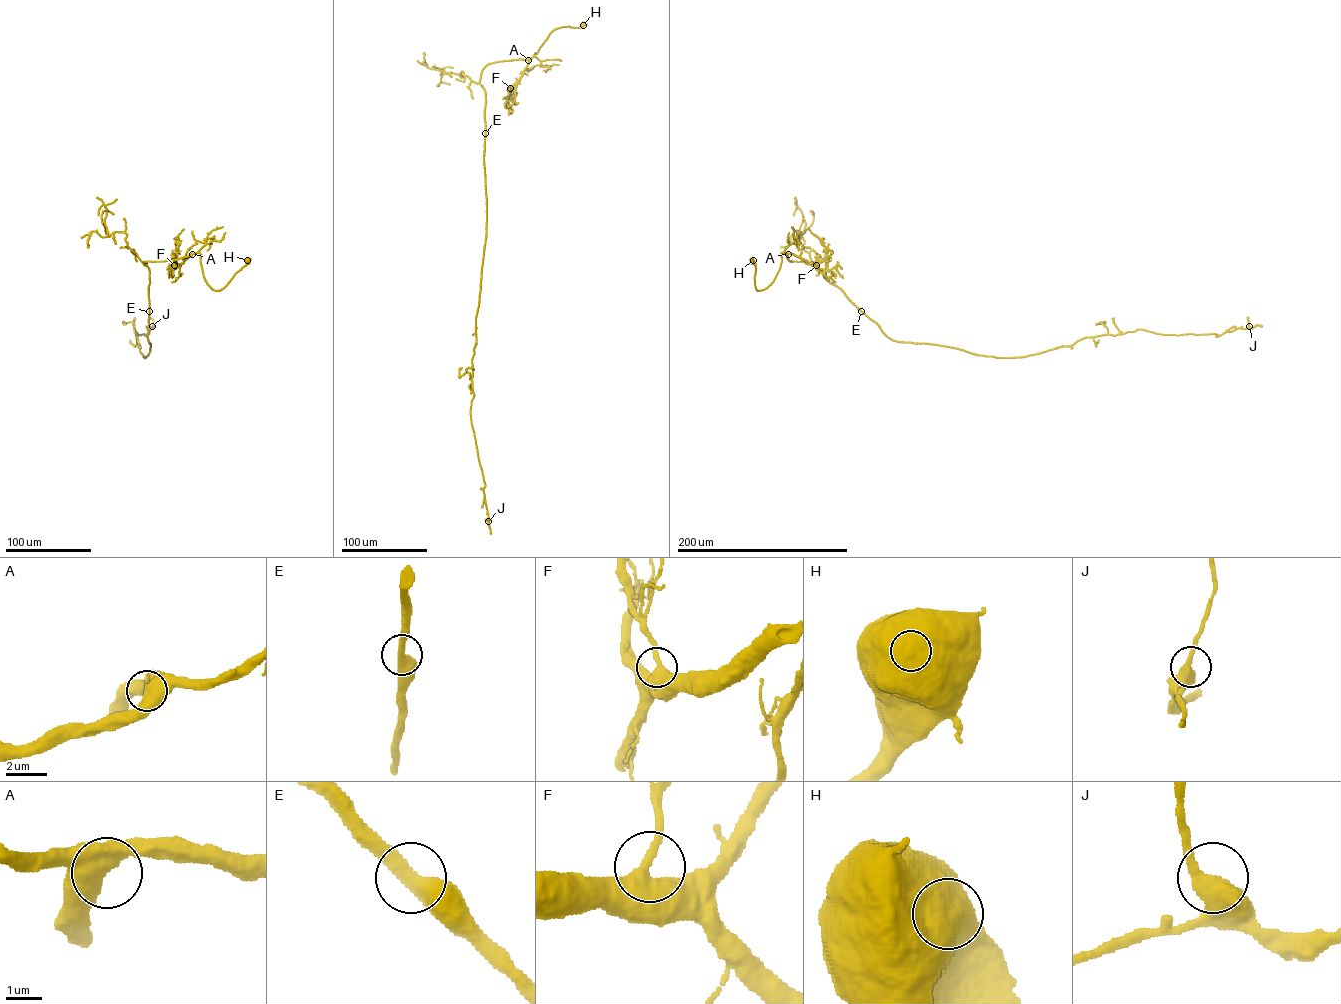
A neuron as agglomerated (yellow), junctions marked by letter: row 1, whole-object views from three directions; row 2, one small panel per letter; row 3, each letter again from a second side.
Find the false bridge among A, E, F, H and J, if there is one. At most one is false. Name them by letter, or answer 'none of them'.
none of them

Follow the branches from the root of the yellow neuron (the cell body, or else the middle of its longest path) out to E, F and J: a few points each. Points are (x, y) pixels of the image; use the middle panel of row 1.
E: (583, 23), (578, 27), (554, 29), (529, 59), (497, 61), (485, 66), (479, 80), (485, 93), (485, 134)
F: (583, 23), (578, 27), (554, 29), (510, 88)
J: (583, 23), (554, 29), (529, 59), (488, 64), (479, 80), (486, 97), (486, 221), (470, 414), (488, 521)

